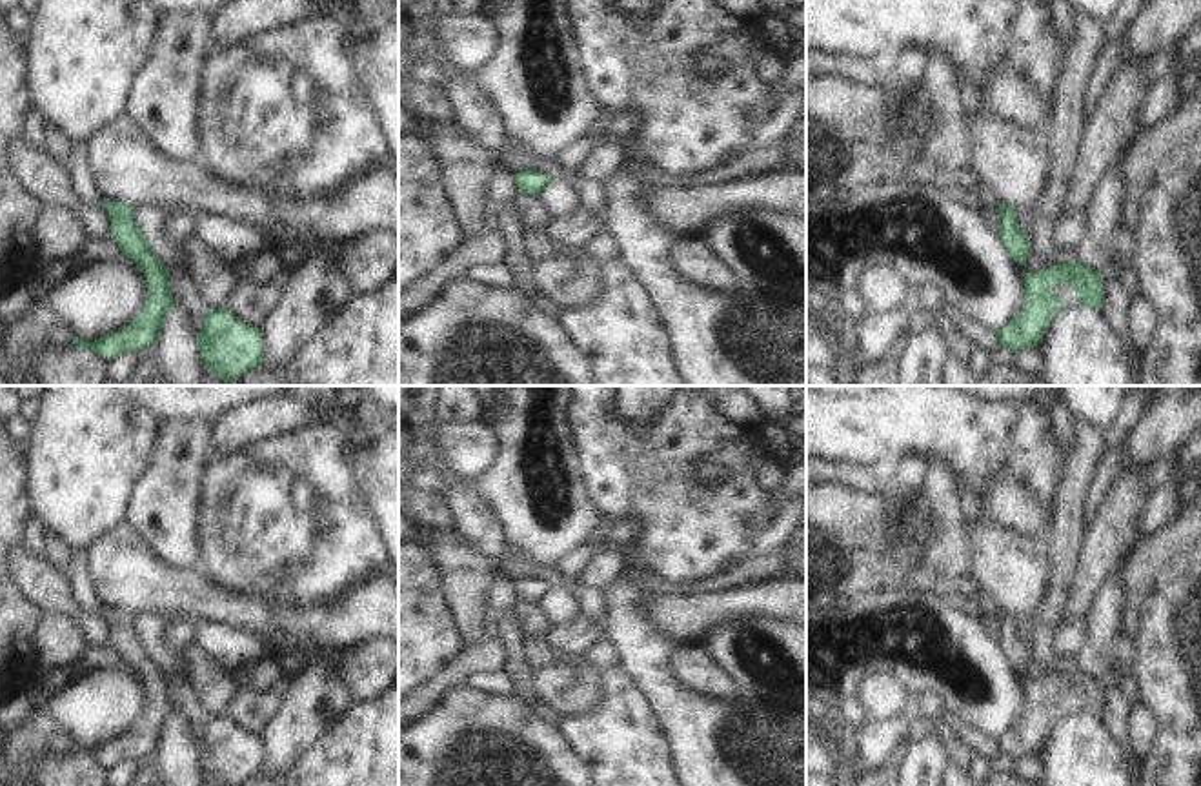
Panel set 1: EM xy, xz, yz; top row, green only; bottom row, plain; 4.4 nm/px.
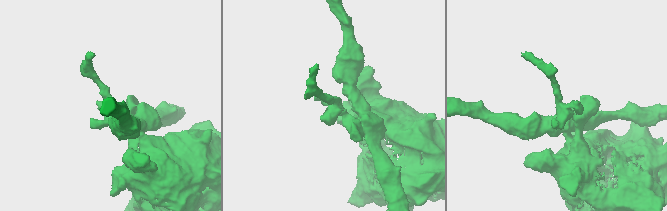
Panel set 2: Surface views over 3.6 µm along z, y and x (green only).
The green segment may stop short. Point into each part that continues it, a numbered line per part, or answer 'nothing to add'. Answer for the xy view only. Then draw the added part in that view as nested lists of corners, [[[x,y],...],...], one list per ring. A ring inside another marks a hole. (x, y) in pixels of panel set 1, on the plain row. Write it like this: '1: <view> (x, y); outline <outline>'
1: xy (39, 737); outline [[[36,710],[31,719],[9,733],[4,759],[13,771],[33,781],[42,761],[71,751],[73,744],[66,730],[45,710]]]

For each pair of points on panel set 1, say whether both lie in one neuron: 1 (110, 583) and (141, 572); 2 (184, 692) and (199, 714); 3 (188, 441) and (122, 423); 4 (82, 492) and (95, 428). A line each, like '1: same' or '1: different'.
1: same
2: same
3: different
4: same

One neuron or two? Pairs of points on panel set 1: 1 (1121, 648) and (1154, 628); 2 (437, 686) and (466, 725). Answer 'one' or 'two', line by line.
1: two
2: two

